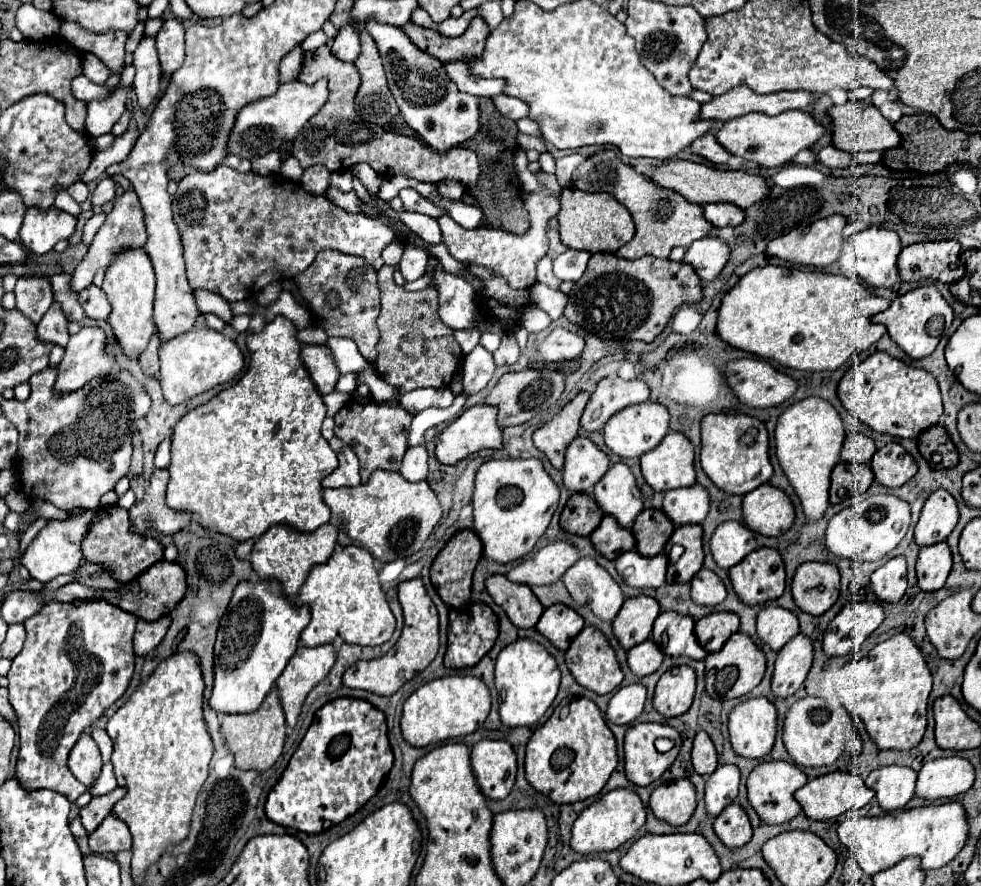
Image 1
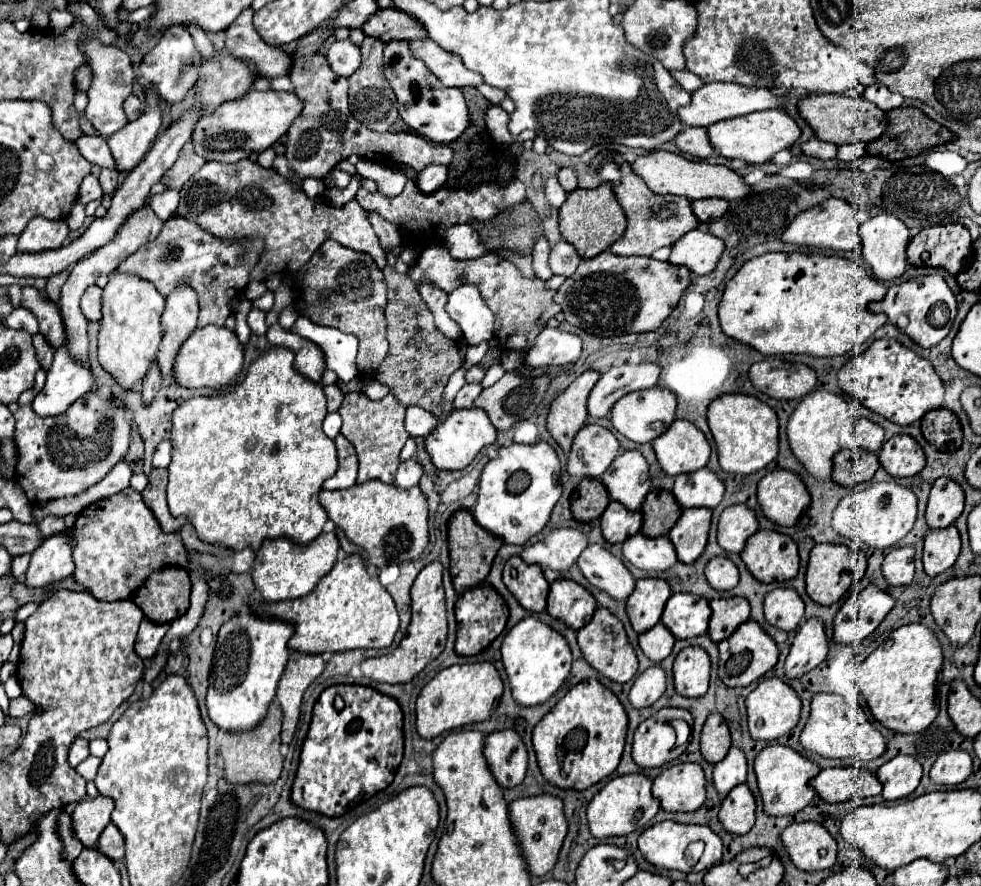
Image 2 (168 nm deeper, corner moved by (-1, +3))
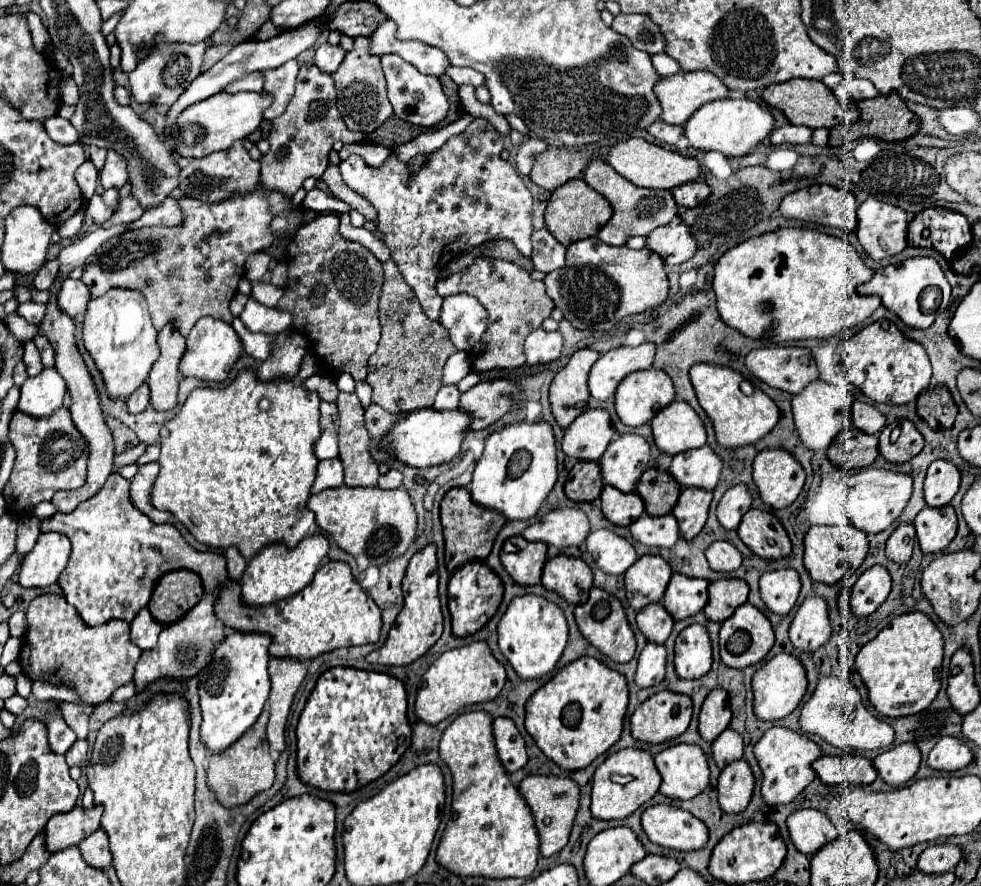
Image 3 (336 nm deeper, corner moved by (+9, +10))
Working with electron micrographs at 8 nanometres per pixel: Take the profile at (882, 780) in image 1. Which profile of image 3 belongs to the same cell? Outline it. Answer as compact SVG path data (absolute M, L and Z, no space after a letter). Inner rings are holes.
M899 744L883 754L879 754L873 764L879 772L879 776L889 784L889 786L903 786L907 784L921 762L921 752L915 744Z

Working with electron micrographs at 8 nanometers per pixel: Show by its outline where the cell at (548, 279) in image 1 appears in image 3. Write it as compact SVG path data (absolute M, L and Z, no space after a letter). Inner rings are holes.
M483 128L471 136L449 138L417 170L397 160L393 152L377 168L367 166L357 154L339 164L345 184L377 210L377 228L389 244L391 258L431 320L439 320L443 302L435 288L437 278L462 252L491 240L513 240L523 256L531 256L531 192L515 168L501 158L501 150L503 136L495 128Z

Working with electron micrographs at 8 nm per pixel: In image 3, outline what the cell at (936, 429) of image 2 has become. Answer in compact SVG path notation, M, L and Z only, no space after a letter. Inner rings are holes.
M929 386L917 396L917 414L931 428L951 428L957 416L957 406L945 386Z

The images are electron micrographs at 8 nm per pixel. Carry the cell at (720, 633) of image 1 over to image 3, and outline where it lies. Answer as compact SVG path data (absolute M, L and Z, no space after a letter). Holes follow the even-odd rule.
M721 578L709 584L709 602L703 608L705 616L715 622L727 620L735 608L747 602L749 586L739 578Z

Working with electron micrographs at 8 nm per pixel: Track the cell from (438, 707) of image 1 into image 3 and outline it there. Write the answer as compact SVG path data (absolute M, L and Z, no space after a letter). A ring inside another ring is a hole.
M485 640L471 642L453 650L443 652L423 676L423 684L417 694L415 714L427 724L439 724L457 710L493 700L505 686L507 672L505 666L491 654Z

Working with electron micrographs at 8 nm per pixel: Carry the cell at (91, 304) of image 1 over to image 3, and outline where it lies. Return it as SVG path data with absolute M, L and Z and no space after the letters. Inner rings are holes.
M67 278L61 286L61 292L57 296L57 306L67 314L67 316L77 316L85 314L89 304L89 288L81 280L71 280Z

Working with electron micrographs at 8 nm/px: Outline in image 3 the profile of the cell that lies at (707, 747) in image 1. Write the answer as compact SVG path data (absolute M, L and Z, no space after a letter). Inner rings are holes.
M715 688L713 692L709 692L701 708L699 734L705 740L713 742L725 730L725 726L729 726L729 722L731 722L731 708L727 702L727 692L723 688Z

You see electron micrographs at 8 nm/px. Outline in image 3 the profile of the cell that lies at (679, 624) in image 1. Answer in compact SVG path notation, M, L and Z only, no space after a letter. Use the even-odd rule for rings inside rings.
M675 572L663 596L663 604L667 612L675 620L683 620L697 614L707 604L707 586L709 580L691 578Z

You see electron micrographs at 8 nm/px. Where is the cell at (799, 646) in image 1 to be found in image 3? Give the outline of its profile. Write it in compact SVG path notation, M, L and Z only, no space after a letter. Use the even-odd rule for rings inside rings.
M809 596L799 606L791 628L789 638L797 650L815 652L831 636L831 620L827 600L821 596Z

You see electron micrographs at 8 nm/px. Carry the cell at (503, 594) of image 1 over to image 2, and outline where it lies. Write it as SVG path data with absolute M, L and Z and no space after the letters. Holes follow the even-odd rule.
M511 557L503 569L503 583L529 613L545 611L549 583L543 579L539 567L527 567L519 557Z

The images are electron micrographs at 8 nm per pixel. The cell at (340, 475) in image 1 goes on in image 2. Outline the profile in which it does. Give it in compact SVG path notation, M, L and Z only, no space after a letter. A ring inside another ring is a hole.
M337 435L335 437L335 445L339 451L339 469L333 477L329 477L323 483L323 489L347 489L351 485L355 485L357 481L357 451L355 447L343 437Z

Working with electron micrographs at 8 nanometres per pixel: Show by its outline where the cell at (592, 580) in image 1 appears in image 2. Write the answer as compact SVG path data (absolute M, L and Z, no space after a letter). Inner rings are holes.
M589 545L583 555L579 555L577 567L593 587L605 591L615 601L627 601L633 593L633 575L625 569L621 559L601 545Z

